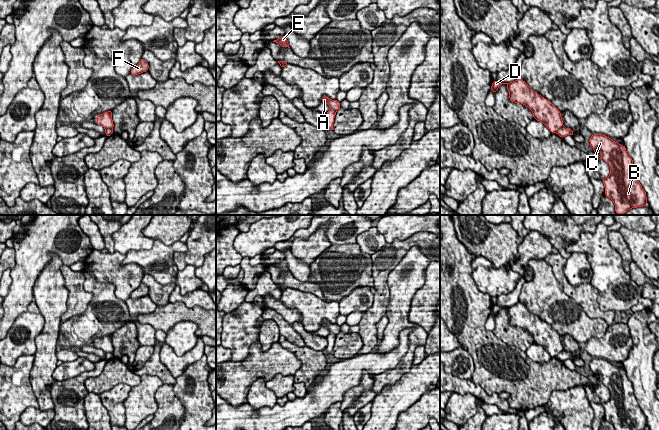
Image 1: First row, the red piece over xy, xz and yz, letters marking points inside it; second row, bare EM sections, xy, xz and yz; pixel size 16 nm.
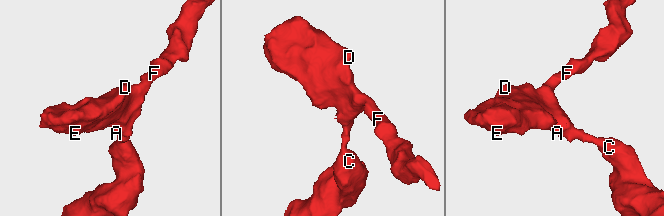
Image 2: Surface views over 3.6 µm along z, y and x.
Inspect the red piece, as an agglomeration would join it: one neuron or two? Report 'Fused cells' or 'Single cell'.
Fused cells

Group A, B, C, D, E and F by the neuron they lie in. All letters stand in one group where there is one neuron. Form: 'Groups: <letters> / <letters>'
Groups: A D E F / B C

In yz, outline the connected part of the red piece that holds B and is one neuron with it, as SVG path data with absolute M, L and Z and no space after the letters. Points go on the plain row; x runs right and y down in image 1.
M593 358L589 366L597 380L601 381L610 391L610 399L602 404L605 420L611 423L615 430L646 430L646 416L639 406L633 384L628 379L626 371L602 358Z

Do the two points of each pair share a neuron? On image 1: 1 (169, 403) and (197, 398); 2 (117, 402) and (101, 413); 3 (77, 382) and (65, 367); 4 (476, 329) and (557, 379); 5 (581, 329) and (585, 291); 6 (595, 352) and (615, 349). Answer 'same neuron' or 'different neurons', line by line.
1: different neurons
2: different neurons
3: different neurons
4: same neuron
5: different neurons
6: same neuron

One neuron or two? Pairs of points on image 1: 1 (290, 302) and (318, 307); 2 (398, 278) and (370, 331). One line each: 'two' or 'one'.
1: one
2: two

